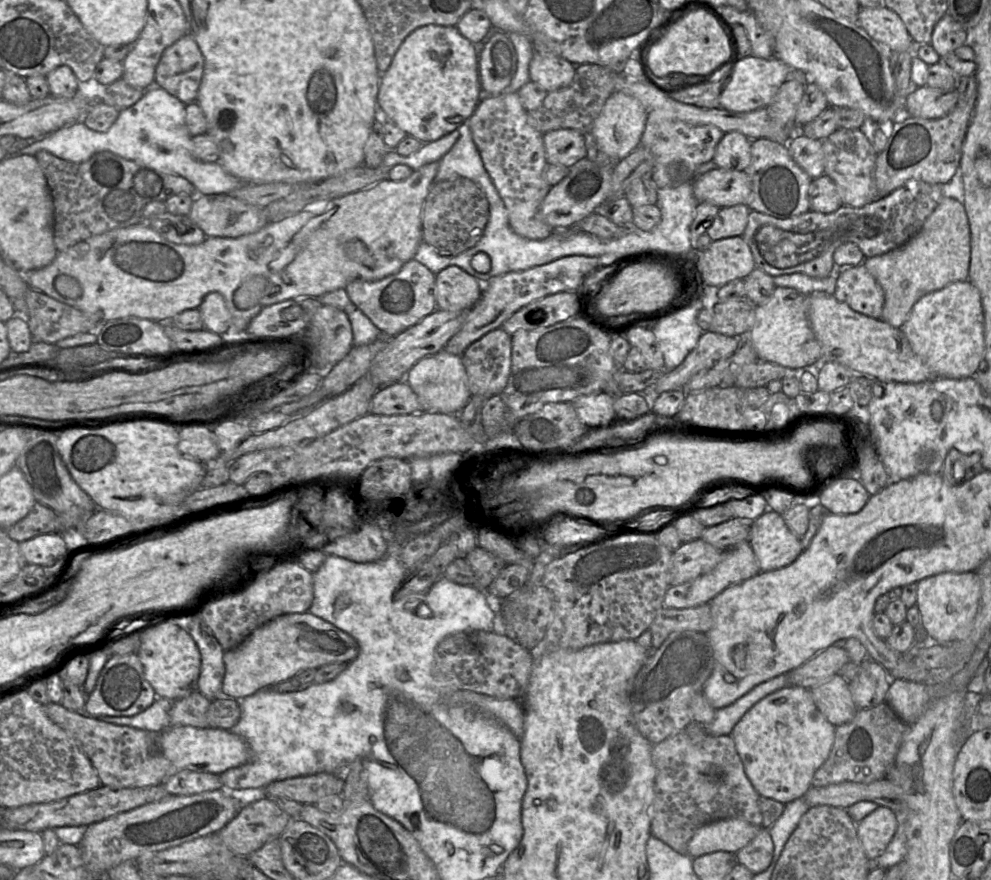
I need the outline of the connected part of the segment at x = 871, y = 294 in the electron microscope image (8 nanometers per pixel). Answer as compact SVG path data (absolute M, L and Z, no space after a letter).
M863 264L838 271L833 296L858 313L882 317L884 292Z

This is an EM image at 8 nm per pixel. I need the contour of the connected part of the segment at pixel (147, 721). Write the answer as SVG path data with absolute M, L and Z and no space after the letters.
M157 697L150 707L134 716L102 716L94 718L110 724L160 733L170 727L172 704L173 701L169 699Z

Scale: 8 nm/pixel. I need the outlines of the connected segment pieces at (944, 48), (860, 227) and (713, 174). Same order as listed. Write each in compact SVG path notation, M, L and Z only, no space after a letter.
M946 13L935 25L931 45L942 58L956 48L966 44L967 31Z
M909 180L889 195L863 207L843 205L829 214L810 210L779 219L750 210L741 237L751 250L756 268L771 277L801 273L812 278L826 278L834 273L833 255L843 243L856 244L865 258L879 256L904 245L920 230L944 197L942 185Z
M715 168L693 180L693 194L699 203L708 202L719 208L750 201L751 182L745 171Z

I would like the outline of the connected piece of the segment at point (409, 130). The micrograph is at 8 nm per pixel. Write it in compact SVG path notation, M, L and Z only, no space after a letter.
M428 24L415 29L402 42L397 52L395 53L392 62L386 72L381 74L379 91L377 95L378 109L382 110L388 121L402 129L407 135L412 136L422 143L436 141L450 132L460 129L467 125L467 120L475 111L478 103L481 101L481 85L479 80L478 65L477 65L477 47L468 39L461 35L456 26L441 26Z

